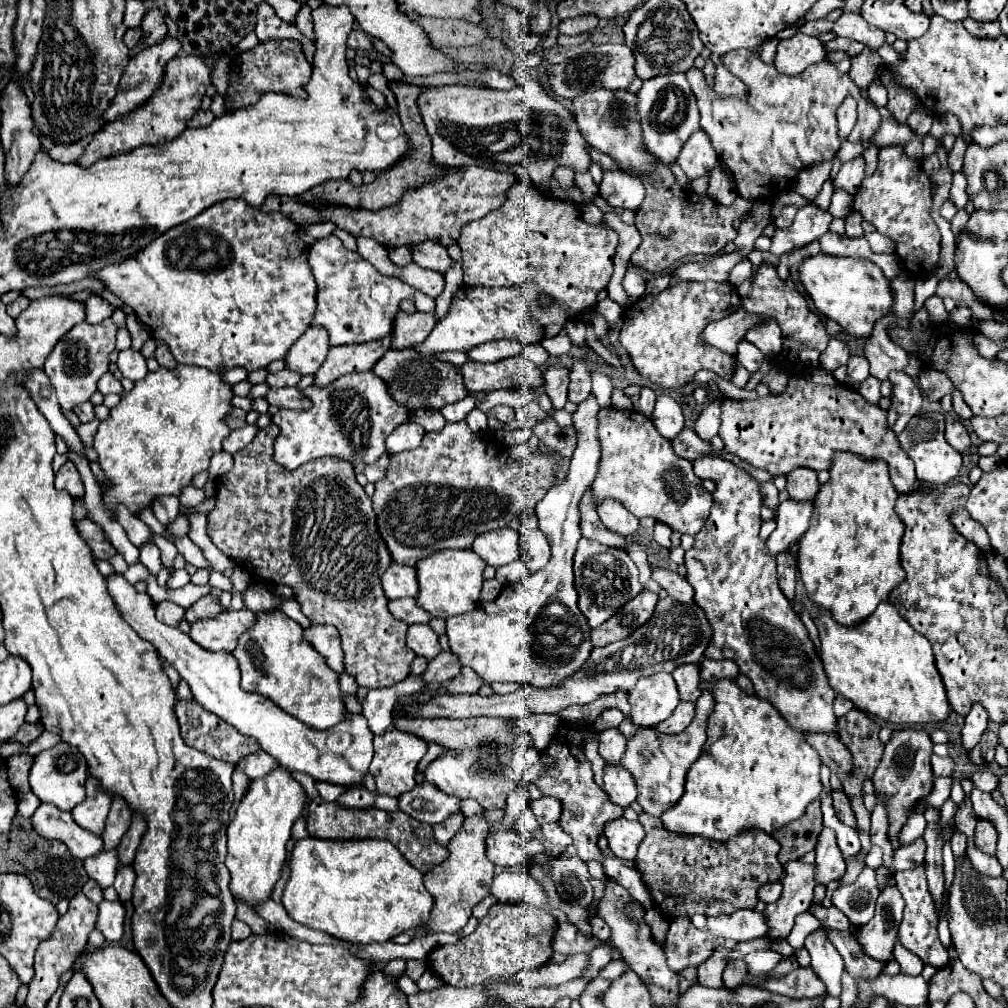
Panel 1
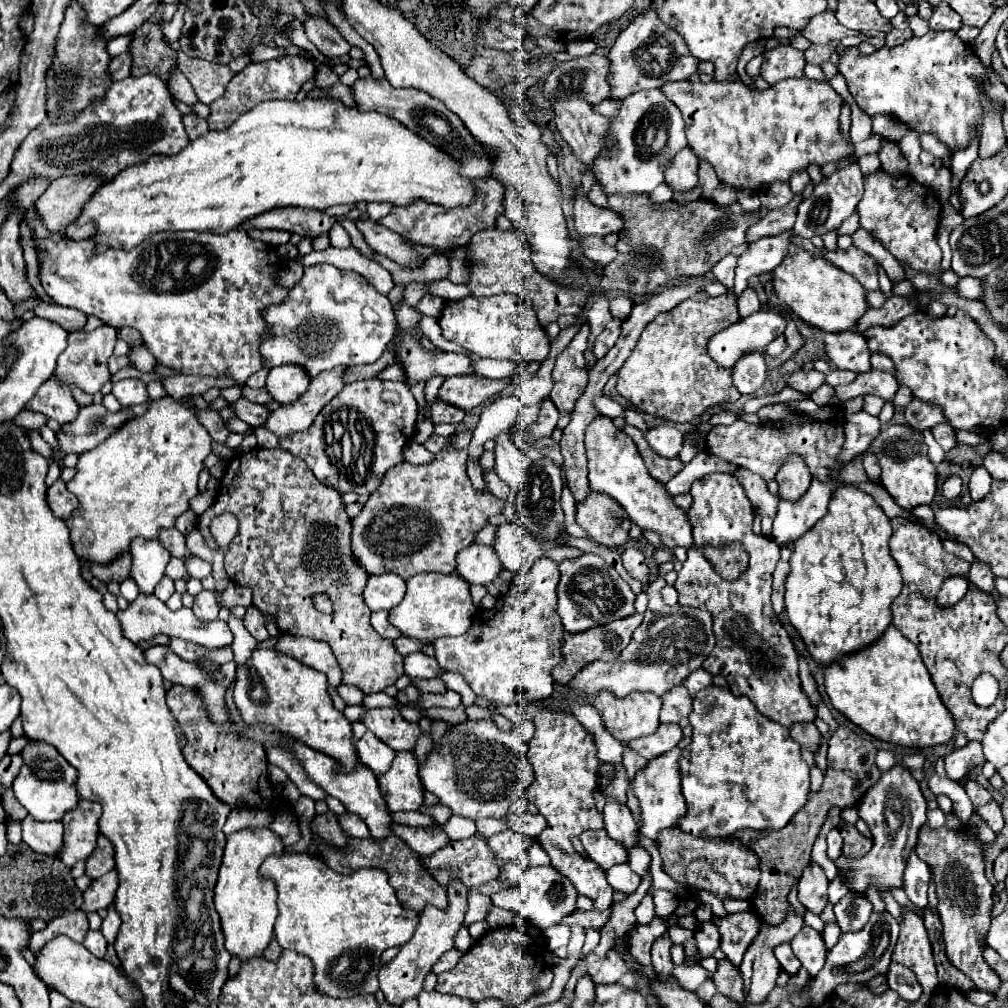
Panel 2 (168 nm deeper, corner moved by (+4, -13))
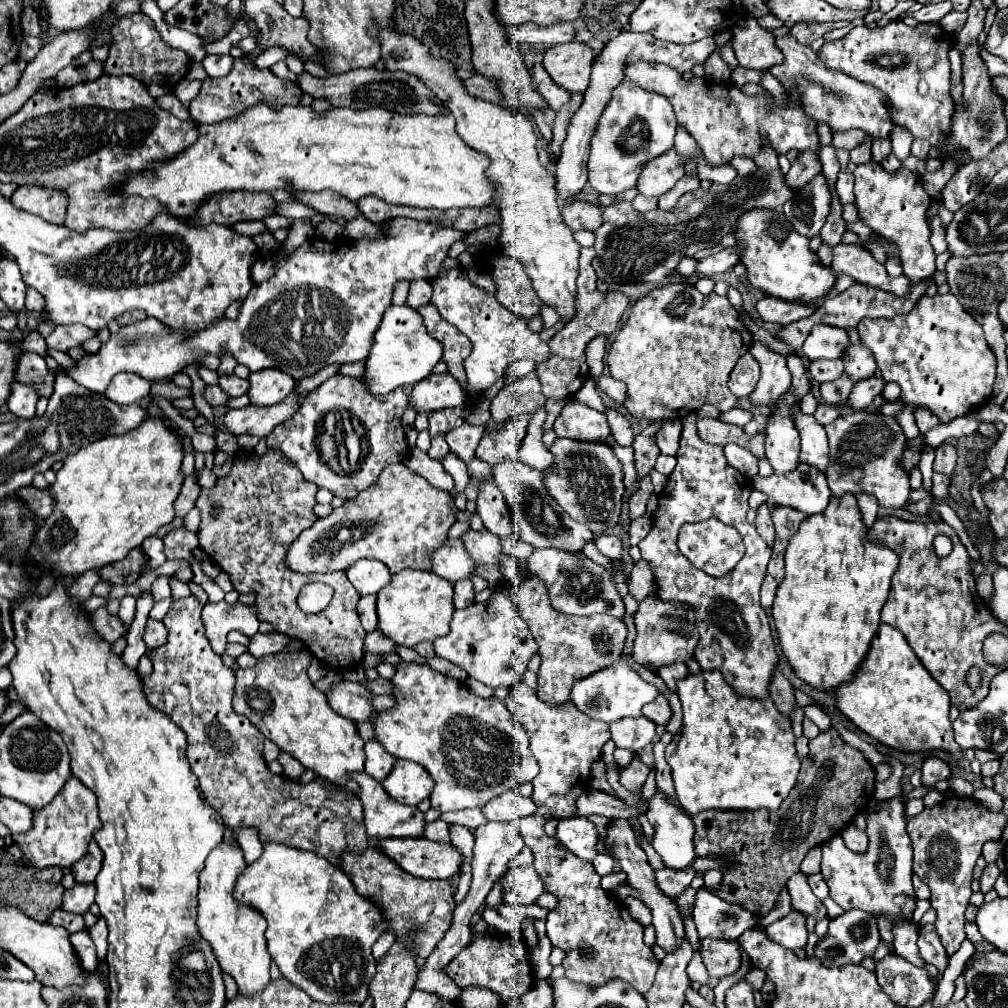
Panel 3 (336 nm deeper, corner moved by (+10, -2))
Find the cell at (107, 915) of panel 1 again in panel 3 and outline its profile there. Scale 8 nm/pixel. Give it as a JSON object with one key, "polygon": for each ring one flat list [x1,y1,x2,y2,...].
{"polygon":[[82,929,74,935,70,935,70,941,84,965,84,969,90,969,90,971,96,971,96,965,98,965,98,957,96,957,96,945,92,943,92,937,90,937,90,931,88,929]]}

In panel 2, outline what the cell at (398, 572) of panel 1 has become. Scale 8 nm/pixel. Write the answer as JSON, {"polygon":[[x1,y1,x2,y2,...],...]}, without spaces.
{"polygon":[[396,574,368,576,364,586,364,602,370,610,388,610,396,606,406,592,406,582]]}

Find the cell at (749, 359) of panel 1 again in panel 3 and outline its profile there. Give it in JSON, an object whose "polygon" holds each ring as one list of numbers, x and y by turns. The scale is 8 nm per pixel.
{"polygon":[[746,351,738,359,738,365,732,369,728,387,736,397,746,397,754,391,754,385,758,383,758,377,760,377,760,365,758,365,758,361,754,361,752,353]]}

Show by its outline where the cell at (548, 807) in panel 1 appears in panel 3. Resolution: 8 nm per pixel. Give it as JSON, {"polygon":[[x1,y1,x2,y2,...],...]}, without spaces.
{"polygon":[[512,789,502,793,494,801,488,801,488,805,484,805,482,811,488,821,510,823,510,821,520,821,526,815,532,815,536,811,536,805,532,803,532,799,526,799,516,789]]}

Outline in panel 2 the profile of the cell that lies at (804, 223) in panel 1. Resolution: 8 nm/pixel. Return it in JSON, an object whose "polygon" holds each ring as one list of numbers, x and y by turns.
{"polygon":[[786,232,784,236,760,238,756,242,750,242,748,250,738,256,738,264,734,270,736,272,736,276,734,276,736,298,746,290,750,276,772,272,772,268,776,268,776,264,780,264,780,260,784,260,784,252,786,252,788,244,790,244,790,232]]}

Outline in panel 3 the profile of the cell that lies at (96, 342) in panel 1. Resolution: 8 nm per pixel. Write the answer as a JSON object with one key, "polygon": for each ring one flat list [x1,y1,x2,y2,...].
{"polygon":[[58,325,50,337,46,337,46,343,50,349,68,351,74,347,82,347,88,339,96,337,98,333,92,329,86,329,84,325]]}

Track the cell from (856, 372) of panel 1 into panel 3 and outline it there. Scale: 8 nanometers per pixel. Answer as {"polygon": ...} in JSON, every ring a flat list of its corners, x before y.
{"polygon":[[834,359,834,361,810,361,808,365,808,373,816,383,822,381,834,381,844,373,844,365,842,359]]}

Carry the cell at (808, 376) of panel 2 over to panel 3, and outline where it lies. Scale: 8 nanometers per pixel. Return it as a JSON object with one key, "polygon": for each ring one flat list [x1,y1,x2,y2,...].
{"polygon":[[754,341,750,347,750,353,758,359,762,375,756,385,756,389,750,395,750,401,758,405,768,405,772,399,778,399,782,393,786,393,792,385,792,373,786,365,786,357,780,353,770,351,764,343]]}

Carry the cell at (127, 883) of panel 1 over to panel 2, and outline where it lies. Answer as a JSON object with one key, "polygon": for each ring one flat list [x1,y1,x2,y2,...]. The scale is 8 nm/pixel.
{"polygon":[[108,906,108,916,104,918,100,932,102,932,102,936,104,936,108,942,114,942,114,938,116,938,116,934,118,934,118,928,120,928,120,918,116,916,116,910,114,910,112,906]]}

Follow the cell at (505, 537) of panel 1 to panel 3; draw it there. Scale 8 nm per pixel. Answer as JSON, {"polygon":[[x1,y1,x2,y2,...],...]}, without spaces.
{"polygon":[[448,539,438,551,434,551,432,569,436,575,456,583,470,577,470,573,474,571,474,559,466,553,462,539]]}

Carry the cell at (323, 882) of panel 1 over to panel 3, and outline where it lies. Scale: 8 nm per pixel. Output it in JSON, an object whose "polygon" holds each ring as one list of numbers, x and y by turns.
{"polygon":[[264,843,262,855,252,865,248,865,238,877,234,897,240,903,252,905,266,917,268,951,286,979,290,979,294,985,304,989,314,1001,320,1003,364,1003,370,979,376,971,376,961,370,949,376,943,376,939,386,931,386,919,382,917,382,909,374,901,356,893,352,881,340,867,304,849,278,843]]}

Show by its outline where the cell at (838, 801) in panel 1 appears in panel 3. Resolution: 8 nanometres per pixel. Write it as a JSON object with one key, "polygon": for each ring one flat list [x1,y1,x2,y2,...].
{"polygon":[[854,823,846,825,846,829,842,829,842,839,846,843,848,849,864,853,868,849,868,835,866,831,860,831,858,827,854,827]]}

